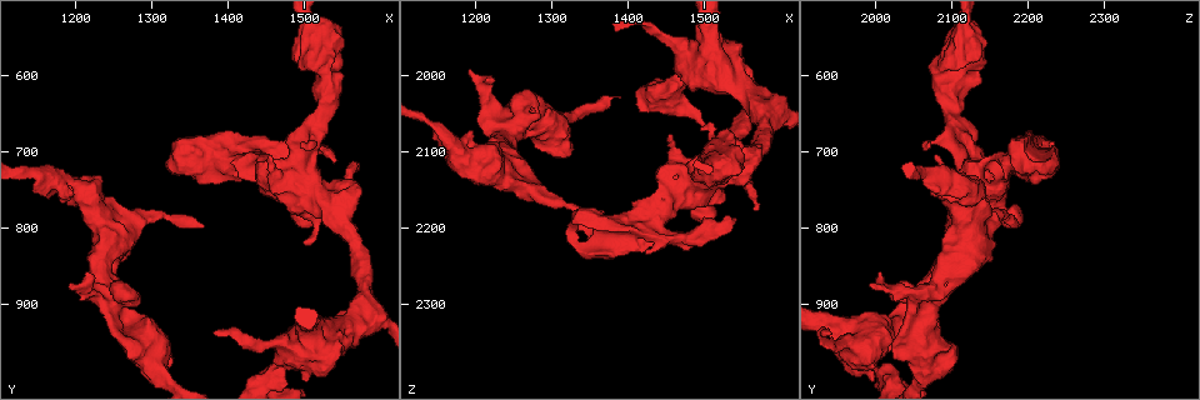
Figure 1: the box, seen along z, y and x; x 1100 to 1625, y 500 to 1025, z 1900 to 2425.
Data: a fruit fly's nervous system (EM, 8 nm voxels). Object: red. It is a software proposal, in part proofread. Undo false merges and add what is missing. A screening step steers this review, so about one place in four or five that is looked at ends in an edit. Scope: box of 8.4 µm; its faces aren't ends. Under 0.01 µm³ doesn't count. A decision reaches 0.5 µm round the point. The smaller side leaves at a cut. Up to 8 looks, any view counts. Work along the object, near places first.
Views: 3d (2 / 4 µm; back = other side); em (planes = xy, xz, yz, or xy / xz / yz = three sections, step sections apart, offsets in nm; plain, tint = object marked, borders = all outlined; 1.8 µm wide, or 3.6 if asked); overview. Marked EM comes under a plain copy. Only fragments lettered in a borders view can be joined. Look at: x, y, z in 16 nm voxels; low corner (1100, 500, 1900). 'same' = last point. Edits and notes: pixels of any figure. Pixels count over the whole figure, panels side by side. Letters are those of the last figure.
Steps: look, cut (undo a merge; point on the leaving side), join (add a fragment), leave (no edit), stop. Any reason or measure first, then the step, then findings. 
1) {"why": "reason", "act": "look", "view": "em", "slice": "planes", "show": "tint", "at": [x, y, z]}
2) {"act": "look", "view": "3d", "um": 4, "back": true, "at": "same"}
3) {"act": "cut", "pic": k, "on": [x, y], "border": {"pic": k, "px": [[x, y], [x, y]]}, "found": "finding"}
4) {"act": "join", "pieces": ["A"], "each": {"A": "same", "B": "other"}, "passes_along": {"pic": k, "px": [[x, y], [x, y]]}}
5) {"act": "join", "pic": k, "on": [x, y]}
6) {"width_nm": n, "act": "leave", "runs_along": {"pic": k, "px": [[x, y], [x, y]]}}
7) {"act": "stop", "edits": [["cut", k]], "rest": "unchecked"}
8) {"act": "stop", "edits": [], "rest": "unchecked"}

{"why": "branch stops here", "act": "look", "view": "em", "slice": "xz", "step": 4, "show": "borders", "at": [1190, 875, 1995]}

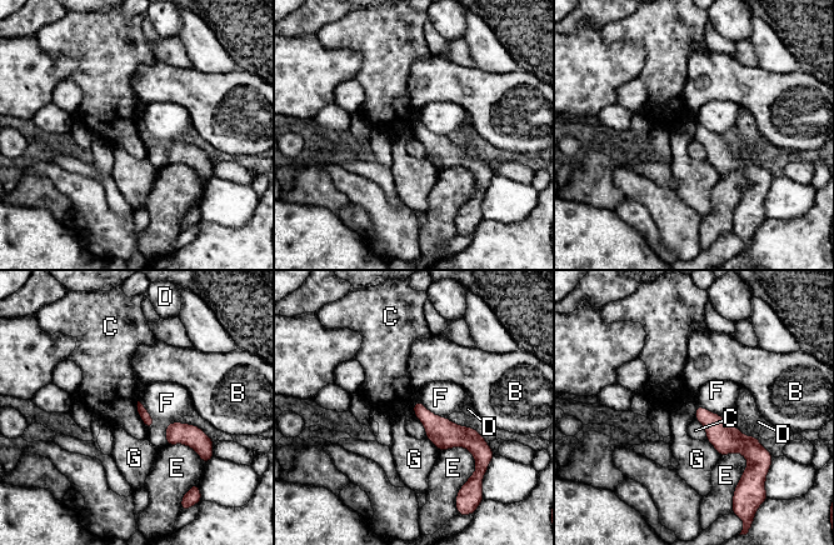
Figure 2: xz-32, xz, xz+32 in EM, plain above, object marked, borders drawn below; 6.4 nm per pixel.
{"act": "look", "view": "em", "slice": "planes", "show": "borders", "at": "same"}

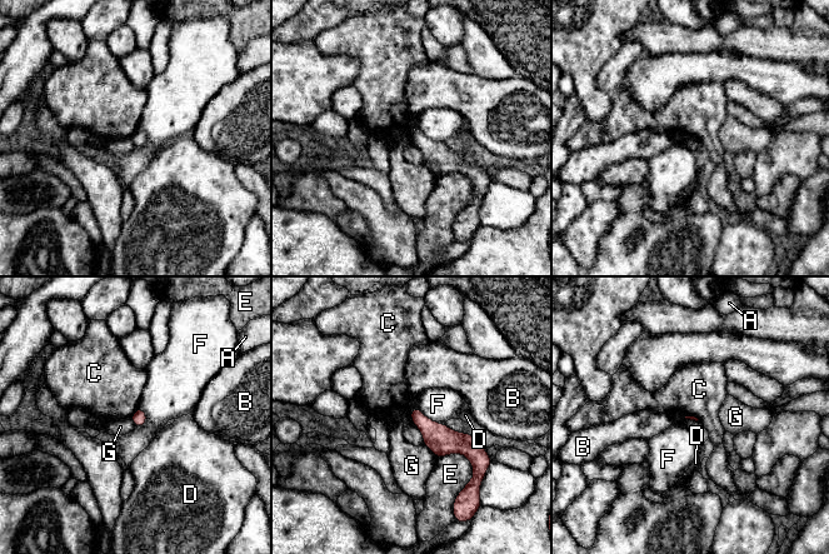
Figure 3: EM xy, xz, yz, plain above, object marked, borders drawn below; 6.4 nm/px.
{"act": "leave", "each": {"A": "other", "B": "other", "C": "other", "D": "other", "E": "other", "F": "other", "G": "other"}, "border": {"pic": 3, "px": [[411, 407], [411, 422], [424, 444]]}, "found": "none of them fits"}

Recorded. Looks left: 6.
{"why": "closes a loop", "act": "look", "view": "3d", "um": 4, "at": [1185, 745, 2125]}

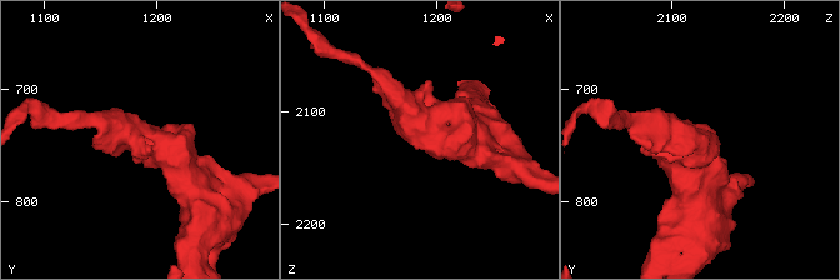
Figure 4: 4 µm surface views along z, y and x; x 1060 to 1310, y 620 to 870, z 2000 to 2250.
{"act": "look", "view": "em", "slice": "planes", "show": "borders", "at": [1184, 748, 2126]}

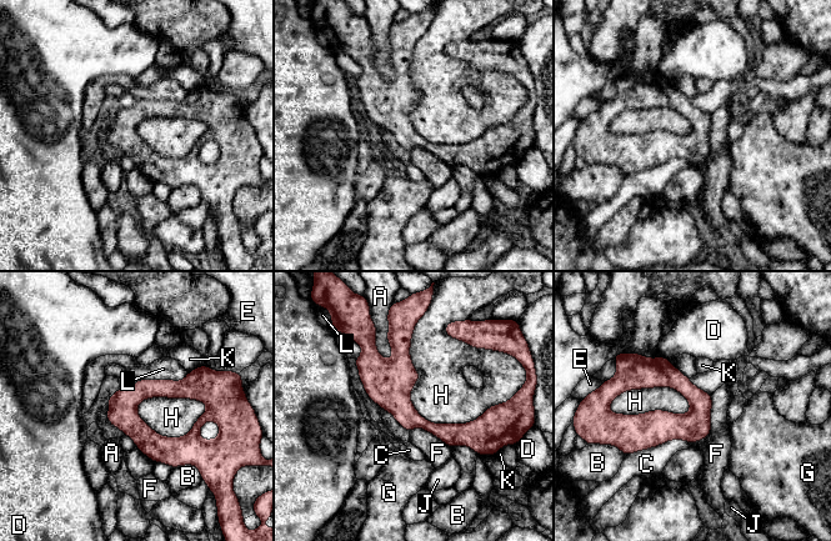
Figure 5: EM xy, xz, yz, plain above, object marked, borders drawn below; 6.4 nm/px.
{"width_nm": 190, "longest_contact_nm": ["C", 550], "act": "leave", "each": {"A": "other", "B": "other", "C": "other", "D": "other", "E": "other", "F": "other", "G": "other", "H": "other", "J": "other", "K": "other", "L": "other"}, "found": "continuous, no second neuron"}

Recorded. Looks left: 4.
{"why": "sharp bend", "act": "look", "view": "em", "slice": "xz", "step": 16, "show": "borders", "at": [1330, 730, 2220]}

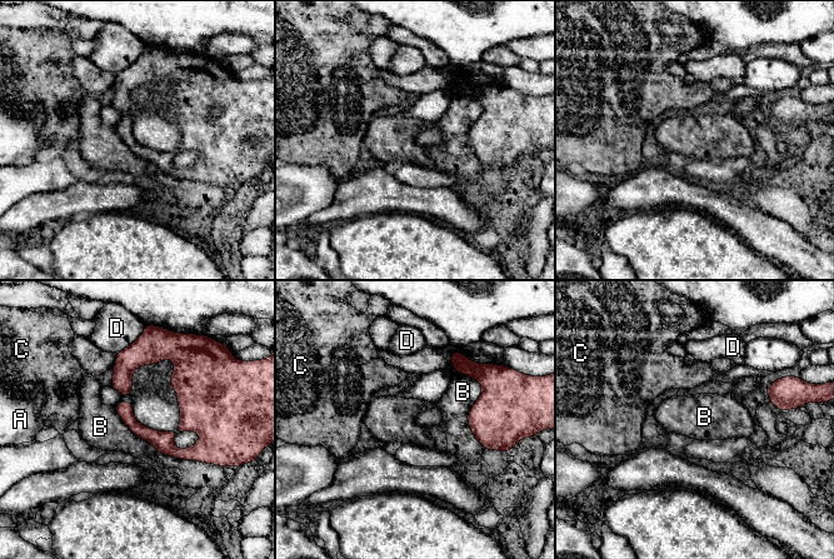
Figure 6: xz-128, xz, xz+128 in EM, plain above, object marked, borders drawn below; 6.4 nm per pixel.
{"act": "leave", "each": {"A": "other", "B": "other", "C": "other", "D": "other"}, "found": "one neuron here"}

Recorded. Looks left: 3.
{"act": "stop", "edits": [], "rest": "unchecked"}

